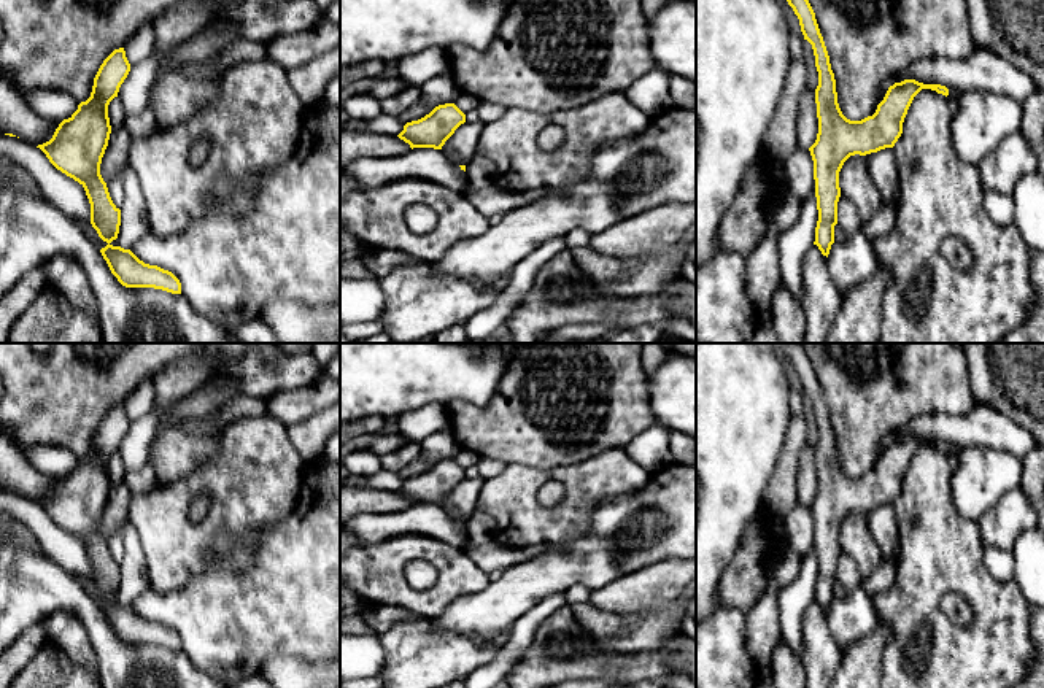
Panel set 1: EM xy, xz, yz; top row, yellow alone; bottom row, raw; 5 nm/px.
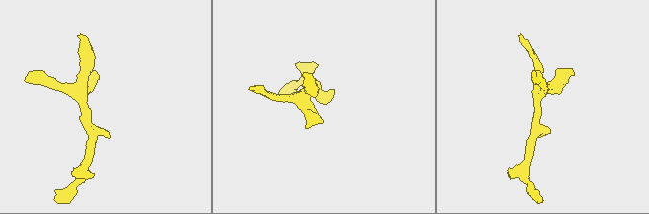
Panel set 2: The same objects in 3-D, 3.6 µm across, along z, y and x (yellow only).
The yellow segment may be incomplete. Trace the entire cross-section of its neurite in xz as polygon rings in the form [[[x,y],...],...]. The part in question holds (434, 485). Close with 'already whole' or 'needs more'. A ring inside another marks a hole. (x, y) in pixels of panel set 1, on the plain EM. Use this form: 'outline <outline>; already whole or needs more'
outline [[[454,461],[435,462],[429,470],[418,477],[407,478],[397,491],[410,504],[442,505],[454,486],[466,478],[466,470]]]; already whole

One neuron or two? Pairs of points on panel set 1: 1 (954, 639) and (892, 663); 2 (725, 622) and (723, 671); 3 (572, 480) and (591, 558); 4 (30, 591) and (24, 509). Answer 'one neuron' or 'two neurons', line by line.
1: one neuron
2: one neuron
3: two neurons
4: two neurons

